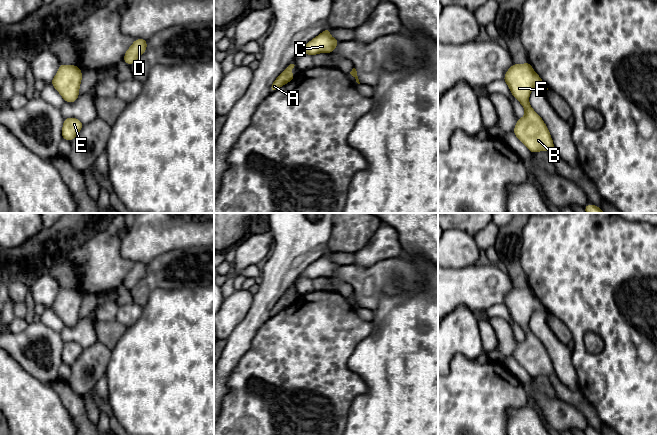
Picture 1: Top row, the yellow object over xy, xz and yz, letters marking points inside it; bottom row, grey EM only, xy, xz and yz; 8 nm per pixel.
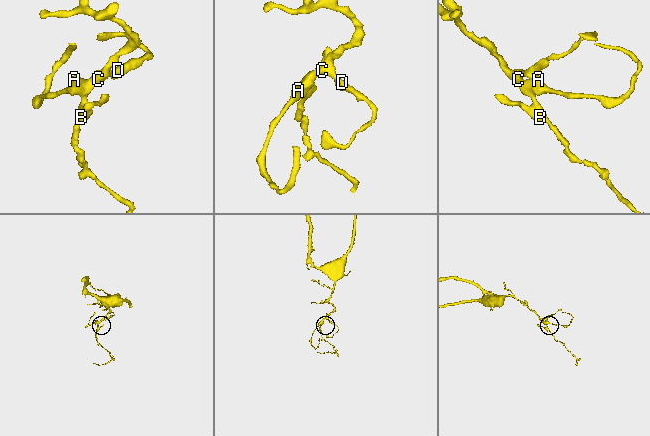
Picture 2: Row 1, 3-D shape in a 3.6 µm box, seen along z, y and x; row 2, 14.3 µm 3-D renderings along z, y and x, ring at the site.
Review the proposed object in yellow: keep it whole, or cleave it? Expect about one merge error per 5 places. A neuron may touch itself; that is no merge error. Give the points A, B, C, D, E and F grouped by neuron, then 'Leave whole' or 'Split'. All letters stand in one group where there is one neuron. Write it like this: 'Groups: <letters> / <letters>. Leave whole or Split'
Groups: A B C D E F. Leave whole

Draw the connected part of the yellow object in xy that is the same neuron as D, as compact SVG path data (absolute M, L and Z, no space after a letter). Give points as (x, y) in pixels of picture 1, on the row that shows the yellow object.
M135 39L133 44L126 51L123 60L131 66L139 56L141 56L147 48L147 40L145 39Z

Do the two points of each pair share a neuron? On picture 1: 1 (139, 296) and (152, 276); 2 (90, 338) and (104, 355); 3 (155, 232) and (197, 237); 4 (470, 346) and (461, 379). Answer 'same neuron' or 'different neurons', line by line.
1: same neuron
2: different neurons
3: same neuron
4: different neurons

